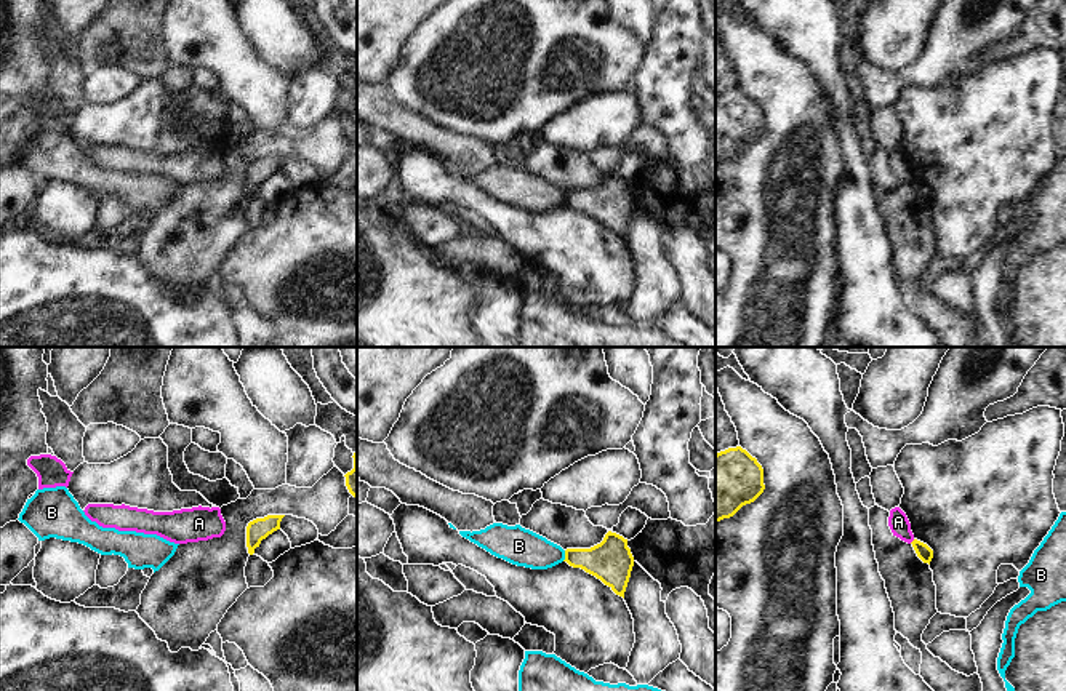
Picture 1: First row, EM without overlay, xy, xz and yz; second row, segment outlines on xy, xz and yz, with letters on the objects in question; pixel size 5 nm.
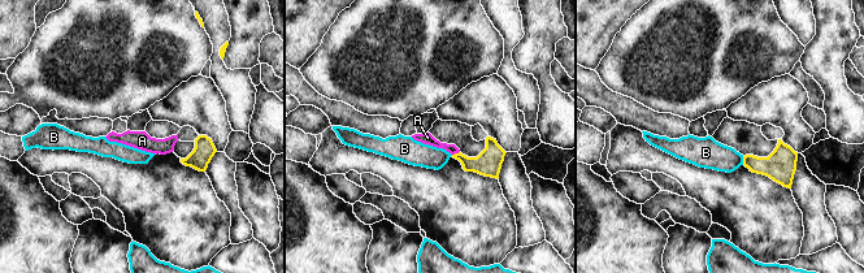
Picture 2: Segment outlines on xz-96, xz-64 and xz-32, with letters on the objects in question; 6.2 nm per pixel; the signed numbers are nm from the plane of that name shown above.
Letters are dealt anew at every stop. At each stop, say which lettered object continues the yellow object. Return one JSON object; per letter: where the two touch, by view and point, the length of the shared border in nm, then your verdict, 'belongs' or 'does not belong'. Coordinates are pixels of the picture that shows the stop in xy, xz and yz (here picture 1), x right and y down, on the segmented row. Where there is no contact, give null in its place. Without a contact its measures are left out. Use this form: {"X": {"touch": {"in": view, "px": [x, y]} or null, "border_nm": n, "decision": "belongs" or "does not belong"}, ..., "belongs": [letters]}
{"A": {"touch": {"in": "yz", "px": [913, 541]}, "border_nm": 40, "decision": "does not belong"}, "B": {"touch": {"in": "xz", "px": [565, 555]}, "border_nm": 60, "decision": "does not belong"}, "belongs": []}

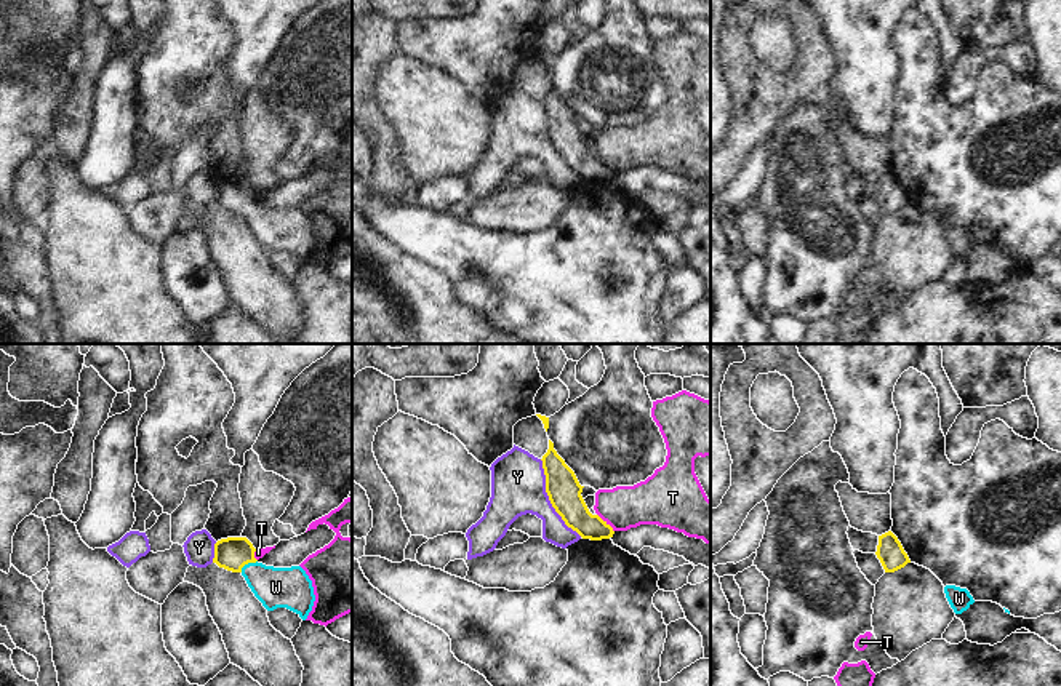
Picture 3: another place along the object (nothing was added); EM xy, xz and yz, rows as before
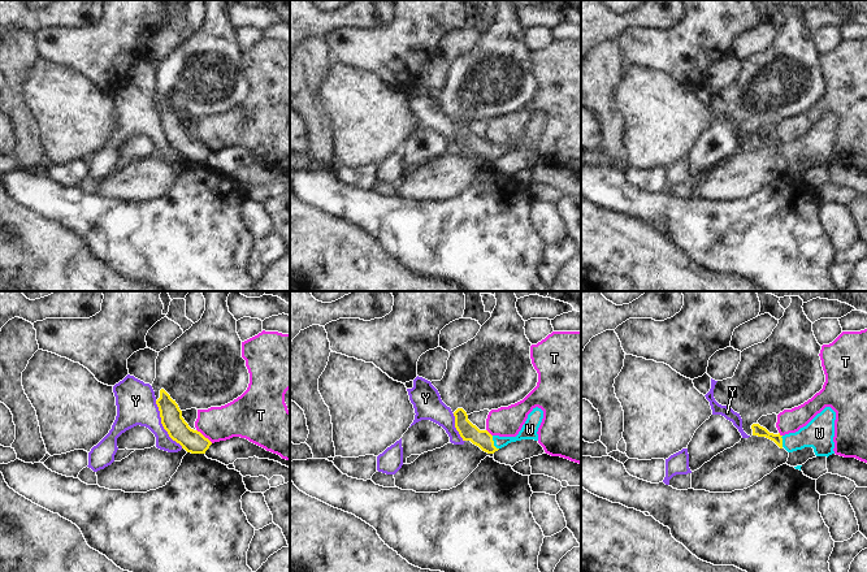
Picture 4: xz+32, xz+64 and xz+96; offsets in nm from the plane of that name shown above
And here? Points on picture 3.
{"T": {"touch": {"in": "xz", "px": [605, 523]}, "border_nm": 130, "decision": "does not belong"}, "W": {"touch": {"in": "xy", "px": [247, 563]}, "border_nm": 110, "decision": "belongs"}, "Y": {"touch": {"in": "xz", "px": [549, 499]}, "border_nm": 440, "decision": "does not belong"}, "belongs": ["W"]}

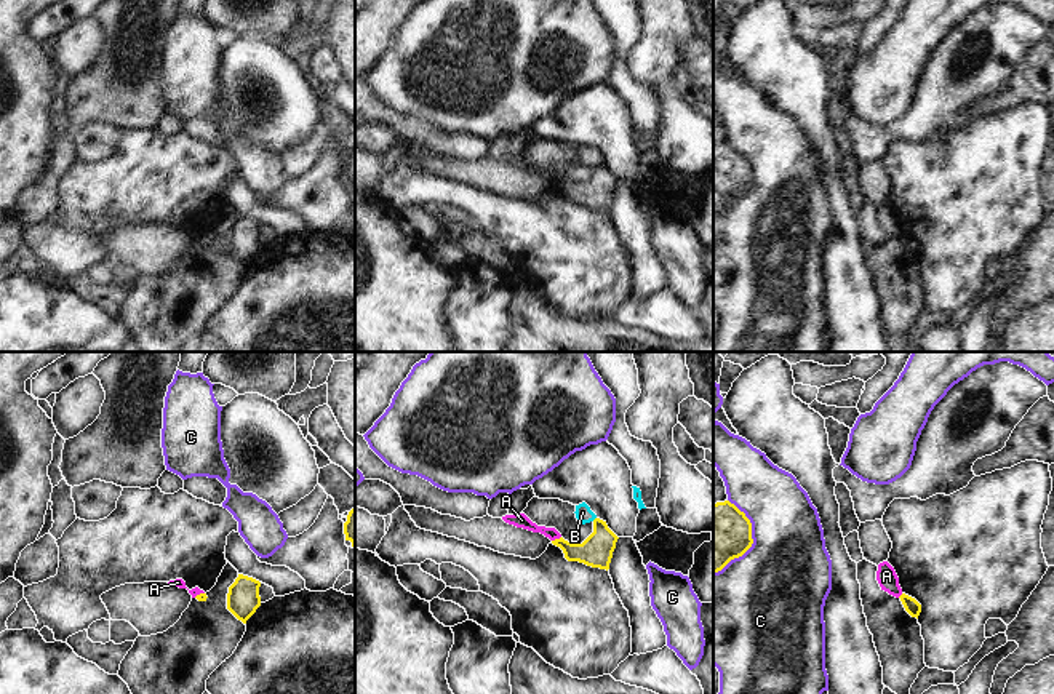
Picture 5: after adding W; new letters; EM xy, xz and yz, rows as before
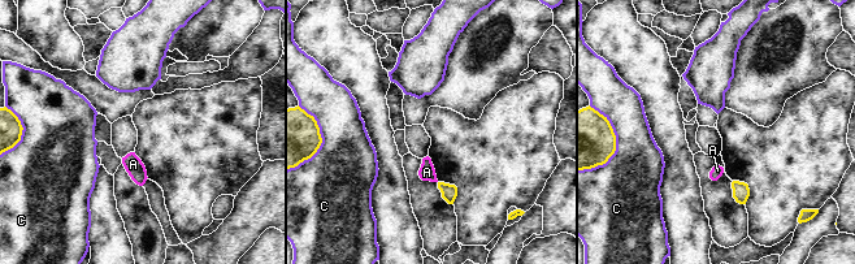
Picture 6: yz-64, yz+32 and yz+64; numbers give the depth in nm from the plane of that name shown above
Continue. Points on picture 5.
{"A": {"touch": {"in": "xz", "px": [555, 539]}, "border_nm": 50, "decision": "does not belong"}, "B": {"touch": null, "decision": "does not belong"}, "C": {"touch": {"in": "yz", "px": [752, 541]}, "border_nm": 380, "decision": "does not belong"}, "belongs": []}

